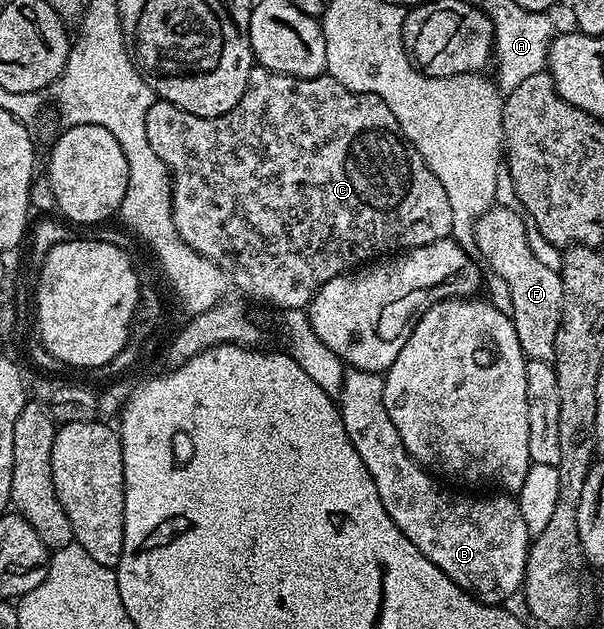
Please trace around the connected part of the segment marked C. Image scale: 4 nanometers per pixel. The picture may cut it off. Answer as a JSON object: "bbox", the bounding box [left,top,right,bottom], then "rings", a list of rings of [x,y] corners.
{"bbox":[146,66,454,310],"rings":[[[254,66],[250,70],[248,85],[238,106],[214,118],[190,114],[170,102],[156,98],[146,111],[146,137],[151,149],[168,168],[171,176],[173,222],[181,238],[198,254],[204,255],[220,267],[235,287],[237,284],[246,295],[253,296],[256,300],[265,300],[266,303],[280,308],[279,310],[307,309],[316,291],[326,286],[330,278],[343,276],[345,272],[365,262],[372,262],[389,254],[400,254],[409,248],[447,240],[452,235],[454,214],[450,210],[450,198],[446,198],[442,182],[434,178],[422,154],[418,154],[406,134],[402,134],[398,118],[390,114],[390,106],[386,106],[386,102],[382,102],[382,98],[374,94],[351,92],[349,88],[342,86],[342,82],[327,74],[302,78],[271,72],[263,66]]]}

